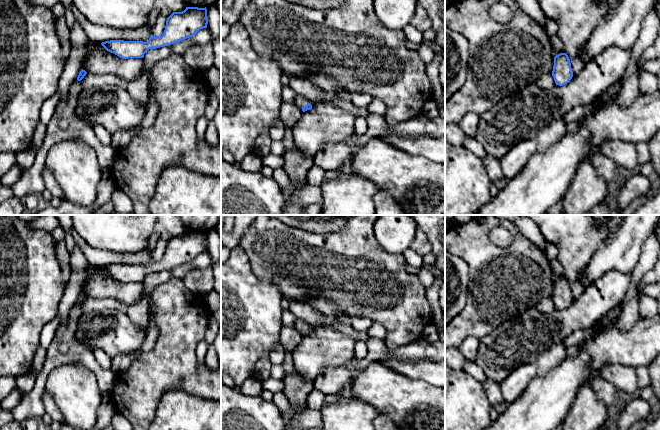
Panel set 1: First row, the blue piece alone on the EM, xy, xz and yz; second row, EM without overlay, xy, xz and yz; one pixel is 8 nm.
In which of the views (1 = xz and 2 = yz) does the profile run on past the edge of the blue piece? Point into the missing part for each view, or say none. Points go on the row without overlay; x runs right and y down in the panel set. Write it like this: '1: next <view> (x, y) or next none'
1: next xz (300, 325)
2: next none

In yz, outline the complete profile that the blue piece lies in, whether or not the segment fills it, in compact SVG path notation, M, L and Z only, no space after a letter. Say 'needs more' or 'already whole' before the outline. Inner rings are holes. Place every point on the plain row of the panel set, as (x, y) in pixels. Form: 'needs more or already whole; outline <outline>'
already whole; outline M560 277L554 281L552 300L556 309L563 310L573 301L573 295L568 279Z

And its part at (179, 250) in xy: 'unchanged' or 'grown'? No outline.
unchanged

